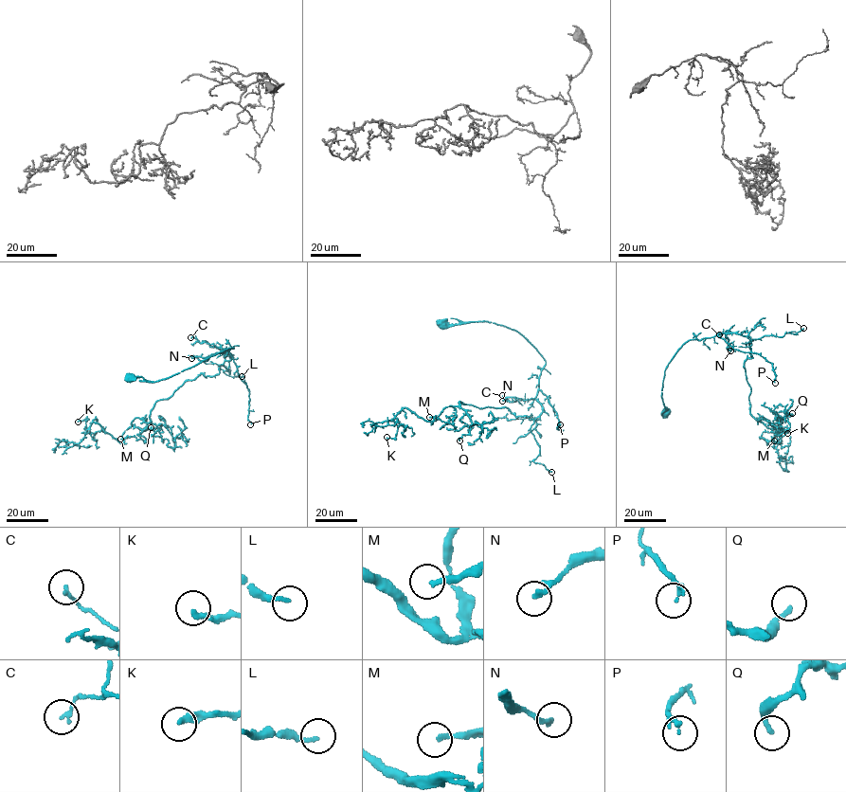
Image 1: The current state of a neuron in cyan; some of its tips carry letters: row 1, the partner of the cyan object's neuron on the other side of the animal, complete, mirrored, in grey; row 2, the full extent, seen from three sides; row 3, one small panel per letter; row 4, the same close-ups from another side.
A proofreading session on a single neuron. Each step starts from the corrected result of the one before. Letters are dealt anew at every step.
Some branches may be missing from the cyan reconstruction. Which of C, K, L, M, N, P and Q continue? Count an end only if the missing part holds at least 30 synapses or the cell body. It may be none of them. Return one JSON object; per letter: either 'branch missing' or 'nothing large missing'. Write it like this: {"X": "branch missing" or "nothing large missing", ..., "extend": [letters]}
{"C": "nothing large missing", "K": "nothing large missing", "L": "nothing large missing", "M": "nothing large missing", "N": "nothing large missing", "P": "nothing large missing", "Q": "branch missing", "extend": ["Q"]}

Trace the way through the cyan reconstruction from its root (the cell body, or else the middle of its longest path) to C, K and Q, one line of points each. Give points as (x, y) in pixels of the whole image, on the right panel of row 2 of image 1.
C: (666, 412), (661, 389), (669, 363), (688, 341), (713, 337), (725, 332), (727, 333), (719, 334)
K: (666, 412), (683, 345), (740, 333), (750, 413), (781, 441), (760, 438), (775, 447), (787, 433)
Q: (666, 412), (679, 349), (730, 332), (751, 344), (750, 413), (782, 429), (776, 412), (792, 413)

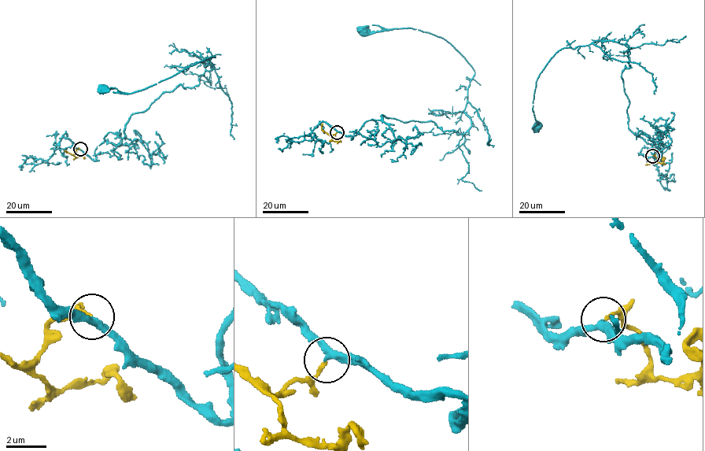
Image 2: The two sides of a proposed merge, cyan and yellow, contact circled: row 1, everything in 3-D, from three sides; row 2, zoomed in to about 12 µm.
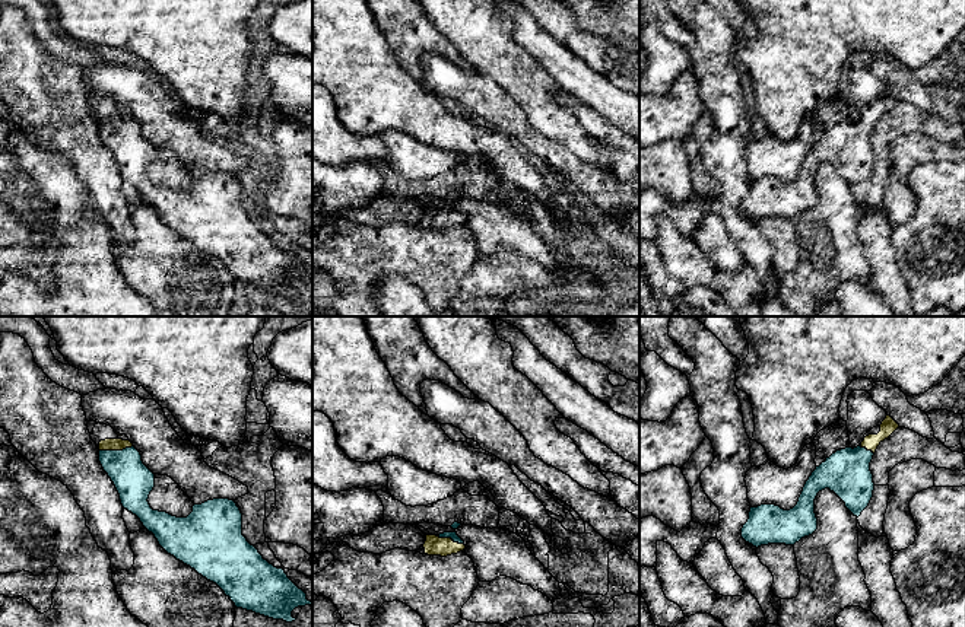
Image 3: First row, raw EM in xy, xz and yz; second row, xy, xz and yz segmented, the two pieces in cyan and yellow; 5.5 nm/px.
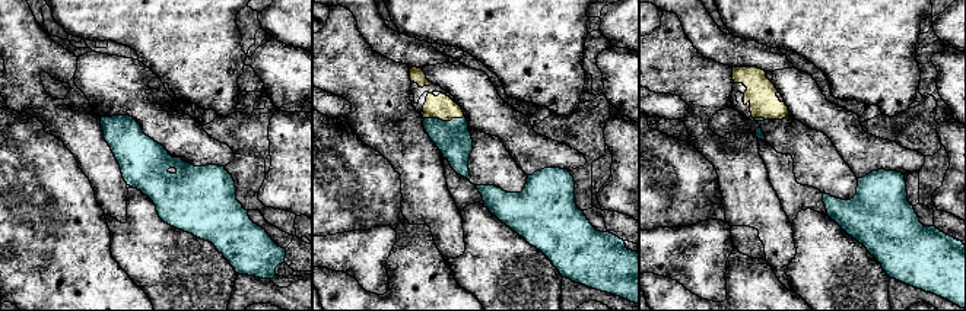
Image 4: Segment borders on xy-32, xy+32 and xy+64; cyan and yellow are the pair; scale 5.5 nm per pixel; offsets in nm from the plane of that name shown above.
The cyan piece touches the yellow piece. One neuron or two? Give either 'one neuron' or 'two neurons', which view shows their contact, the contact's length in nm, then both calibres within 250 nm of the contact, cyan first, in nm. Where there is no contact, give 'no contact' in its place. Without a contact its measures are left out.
one neuron; contact in xy; length 190 nm; calibres 220 and 60 nm

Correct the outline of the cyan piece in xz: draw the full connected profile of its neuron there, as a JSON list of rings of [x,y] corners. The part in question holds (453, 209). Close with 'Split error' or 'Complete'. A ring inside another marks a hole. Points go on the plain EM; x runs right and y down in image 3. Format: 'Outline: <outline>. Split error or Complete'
Outline: [[[444,206],[439,209],[426,209],[423,217],[425,227],[447,230],[464,225],[464,214],[457,209],[457,206]]]. Split error

